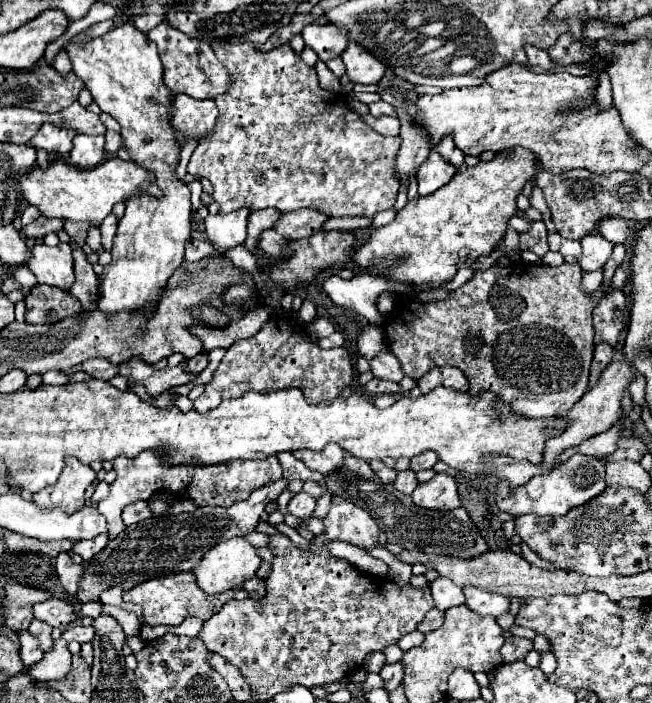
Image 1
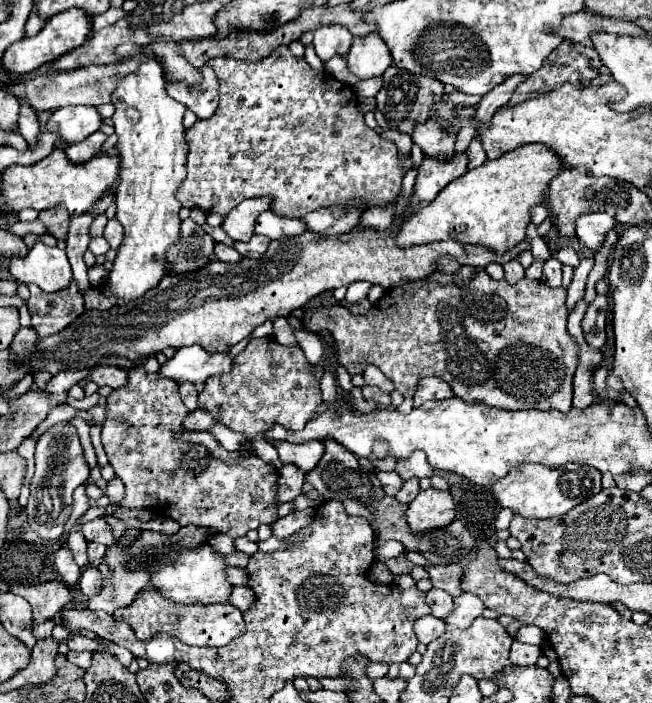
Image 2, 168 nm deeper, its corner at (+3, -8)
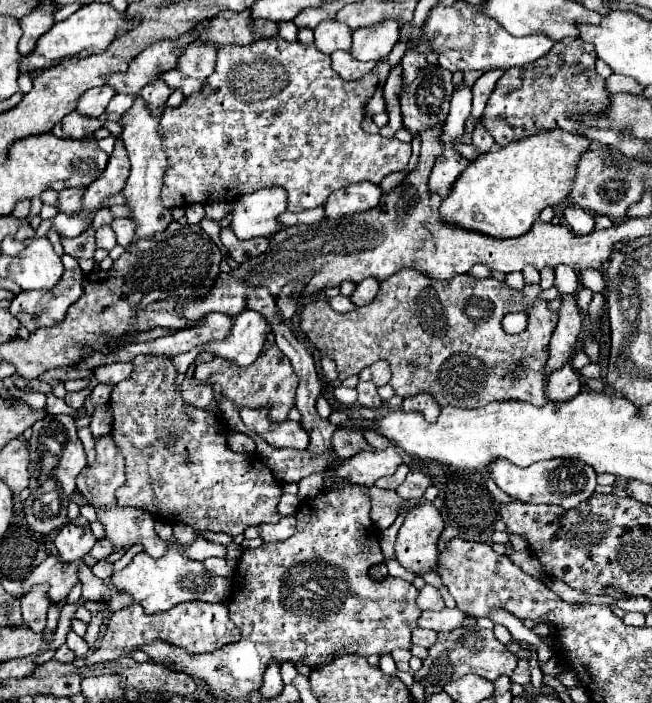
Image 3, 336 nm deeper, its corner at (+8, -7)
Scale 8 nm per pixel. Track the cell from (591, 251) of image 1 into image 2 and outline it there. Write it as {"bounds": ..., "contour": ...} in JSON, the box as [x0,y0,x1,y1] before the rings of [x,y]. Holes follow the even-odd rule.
{"bounds":[567,257,593,313],"contour":[[[593,257],[583,259],[583,261],[579,263],[579,267],[575,269],[573,281],[571,281],[569,289],[567,289],[567,311],[569,311],[569,313],[575,309],[577,301],[585,295],[585,281],[587,281],[587,275],[589,275],[591,269],[593,269]]]}

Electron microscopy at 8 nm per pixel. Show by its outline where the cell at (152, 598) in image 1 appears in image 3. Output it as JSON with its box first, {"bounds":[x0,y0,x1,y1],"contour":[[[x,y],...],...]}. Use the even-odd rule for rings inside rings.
{"bounds":[72,602,240,666],"contour":[[[134,602],[124,610],[118,610],[110,616],[106,634],[102,638],[102,646],[85,658],[76,658],[72,664],[74,666],[90,666],[96,662],[106,662],[114,660],[118,656],[124,656],[136,646],[148,644],[152,640],[166,640],[170,644],[182,646],[188,652],[202,654],[202,652],[214,652],[222,648],[224,644],[238,642],[240,638],[240,628],[228,618],[228,606],[226,604],[210,604],[210,602],[182,602],[180,606],[174,606],[168,612],[158,612],[158,614],[144,614],[144,608]]]}

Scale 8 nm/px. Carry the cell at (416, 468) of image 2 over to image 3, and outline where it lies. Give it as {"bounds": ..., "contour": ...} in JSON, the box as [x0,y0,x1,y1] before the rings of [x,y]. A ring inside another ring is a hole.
{"bounds":[334,446,404,486],"contour":[[[390,446],[388,450],[382,452],[358,452],[356,456],[344,460],[334,474],[342,480],[350,480],[356,484],[364,484],[364,486],[374,486],[374,482],[380,476],[390,476],[396,472],[396,468],[404,464],[404,458],[400,456],[400,452]]]}

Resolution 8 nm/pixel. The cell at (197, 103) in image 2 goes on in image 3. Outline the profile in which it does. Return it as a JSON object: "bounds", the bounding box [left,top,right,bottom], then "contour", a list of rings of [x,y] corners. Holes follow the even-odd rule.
{"bounds":[162,44,216,98],"contour":[[[190,44],[176,68],[162,74],[162,80],[172,90],[182,90],[184,98],[198,94],[204,88],[206,78],[212,74],[216,62],[216,48],[212,44]]]}

